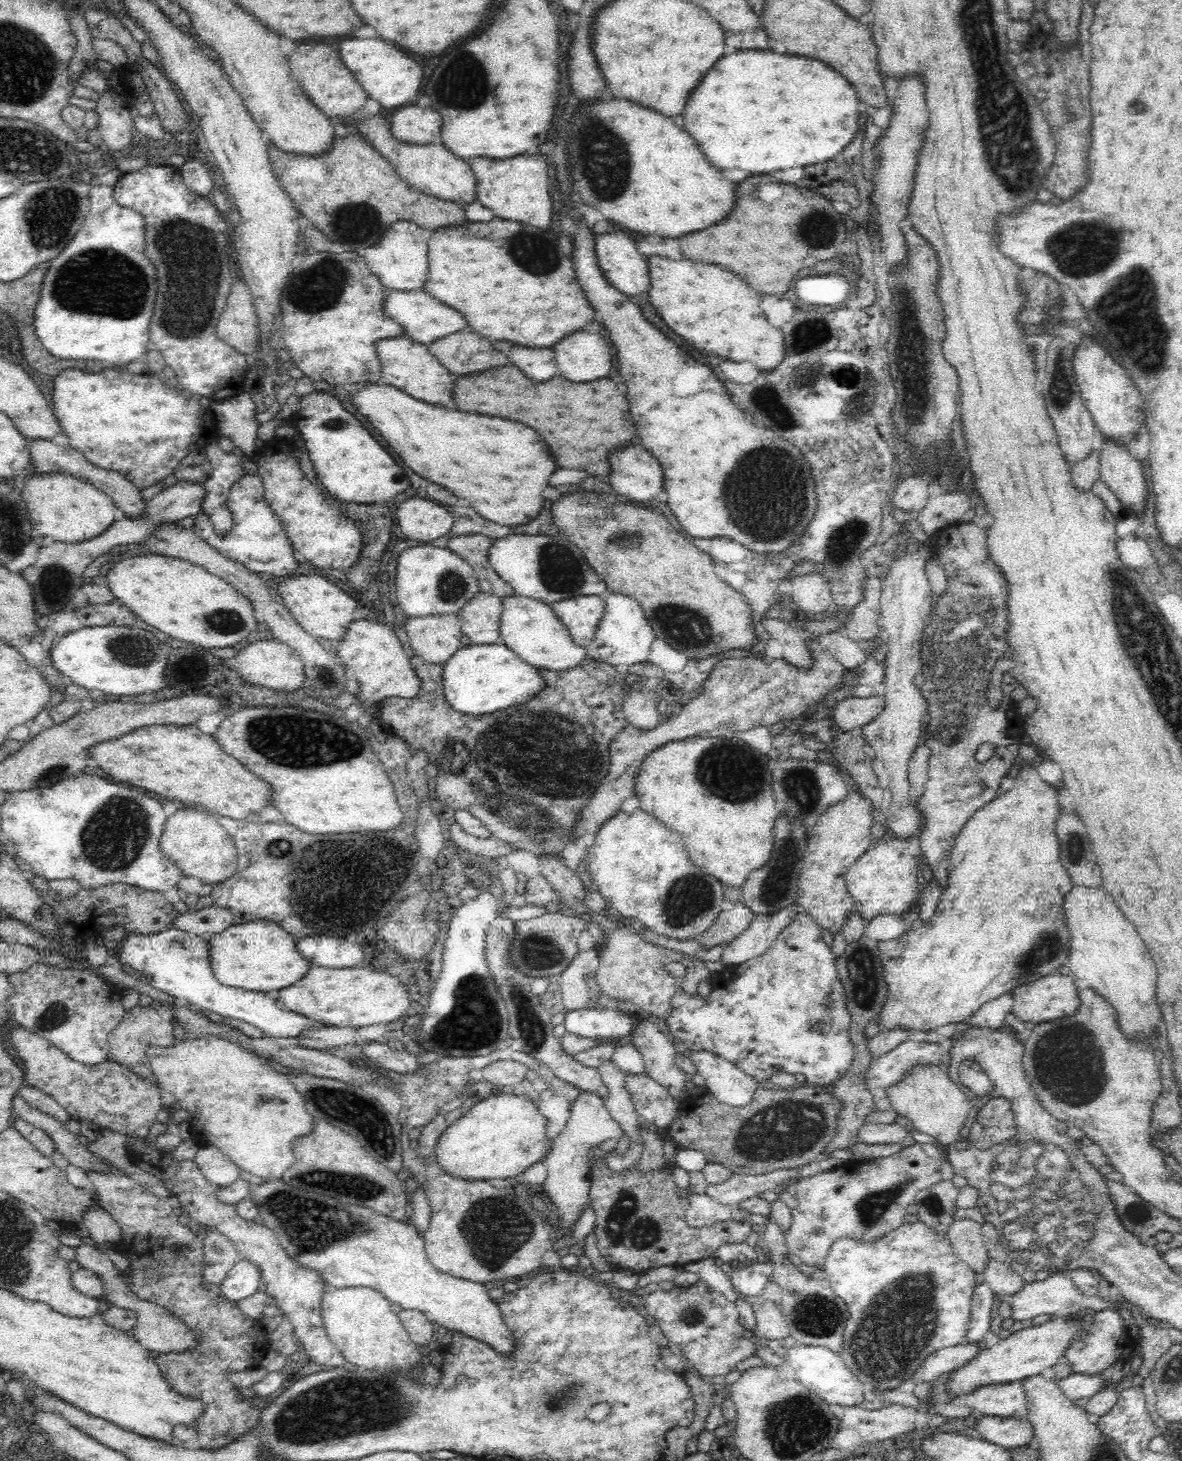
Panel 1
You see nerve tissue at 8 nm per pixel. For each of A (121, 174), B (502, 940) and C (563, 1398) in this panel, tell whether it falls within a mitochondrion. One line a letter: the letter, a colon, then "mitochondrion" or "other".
A: other
B: mitochondrion
C: mitochondrion

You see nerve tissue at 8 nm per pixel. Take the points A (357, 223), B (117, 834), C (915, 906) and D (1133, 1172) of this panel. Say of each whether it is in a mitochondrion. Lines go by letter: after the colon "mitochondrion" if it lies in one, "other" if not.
A: mitochondrion
B: mitochondrion
C: other
D: other

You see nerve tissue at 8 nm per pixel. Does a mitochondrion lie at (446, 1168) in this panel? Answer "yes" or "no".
no

